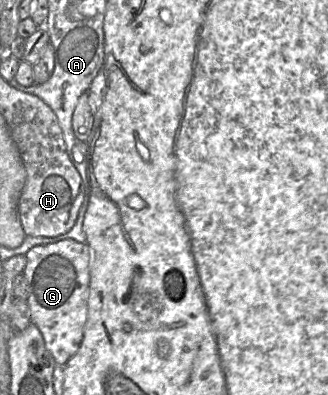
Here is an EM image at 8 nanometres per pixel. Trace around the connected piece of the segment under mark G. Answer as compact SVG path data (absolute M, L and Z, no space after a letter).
M64 239L34 246L26 253L23 274L27 280L30 320L40 331L56 365L64 367L82 342L88 316L89 270L90 250L86 242Z

